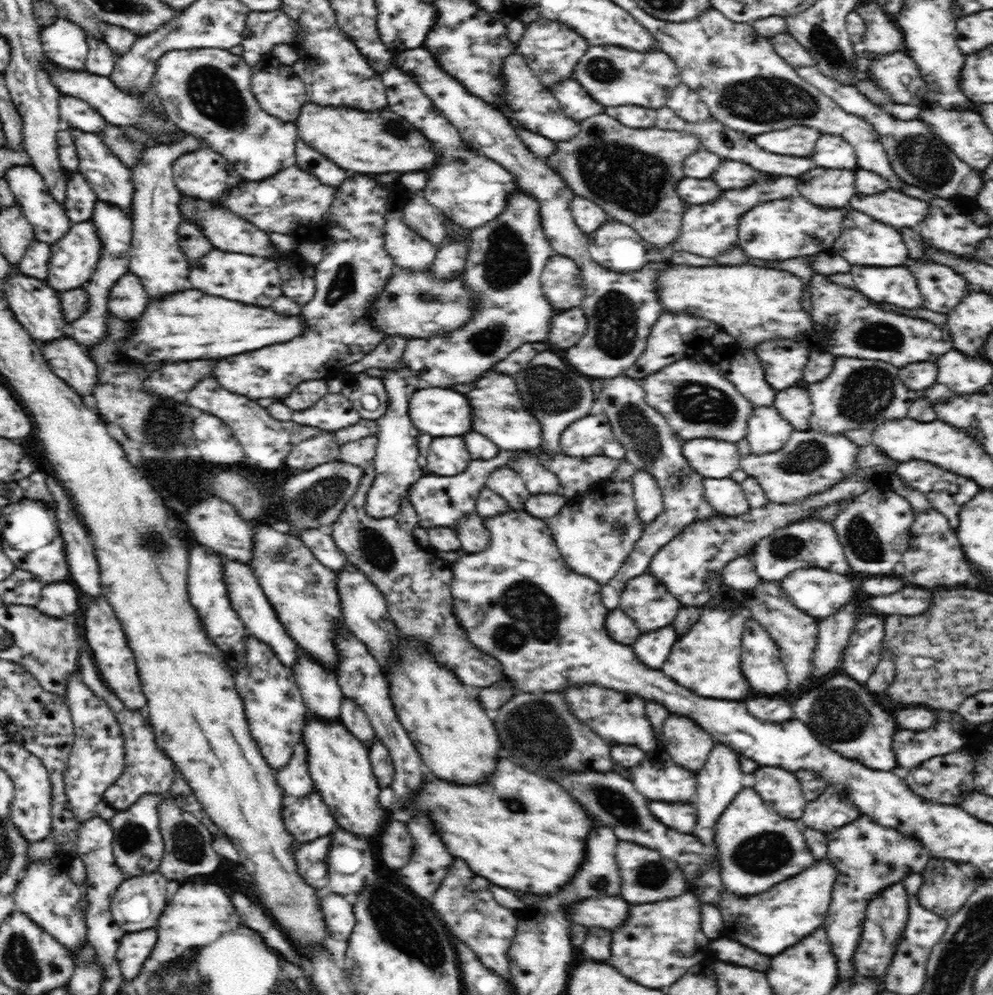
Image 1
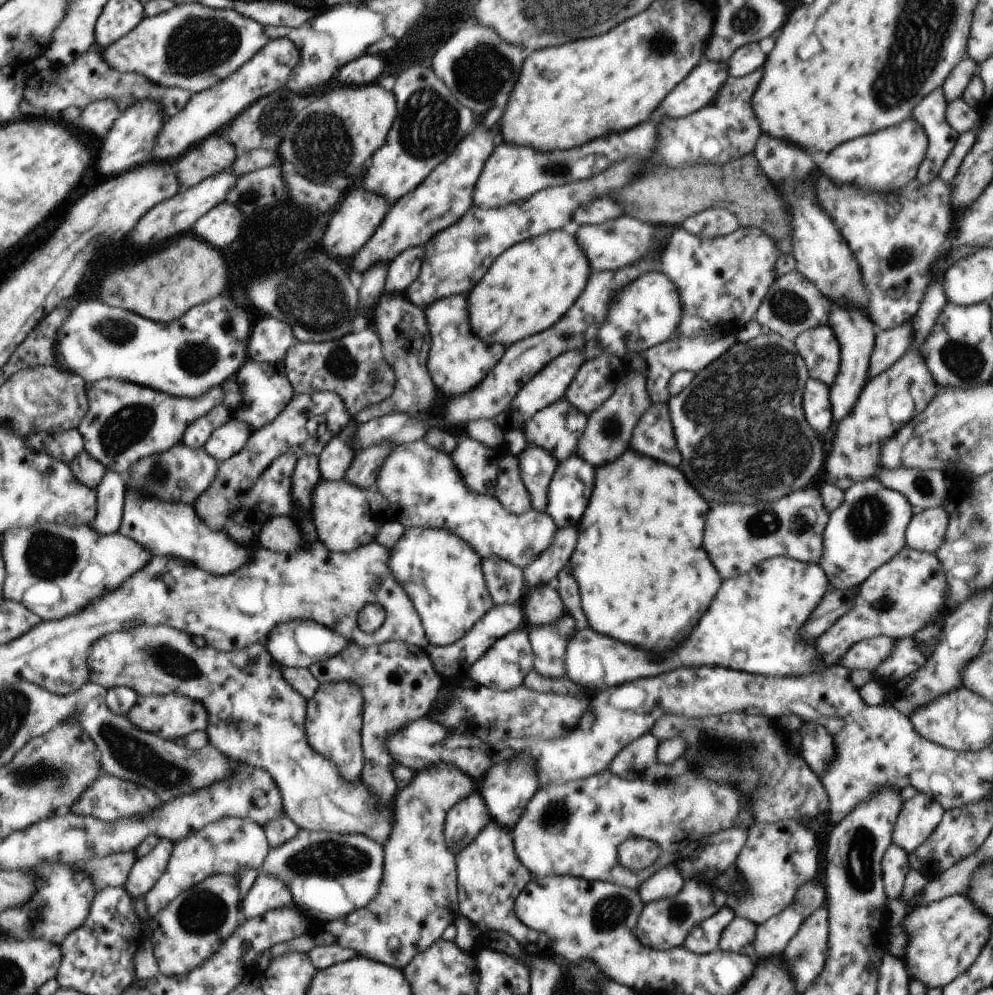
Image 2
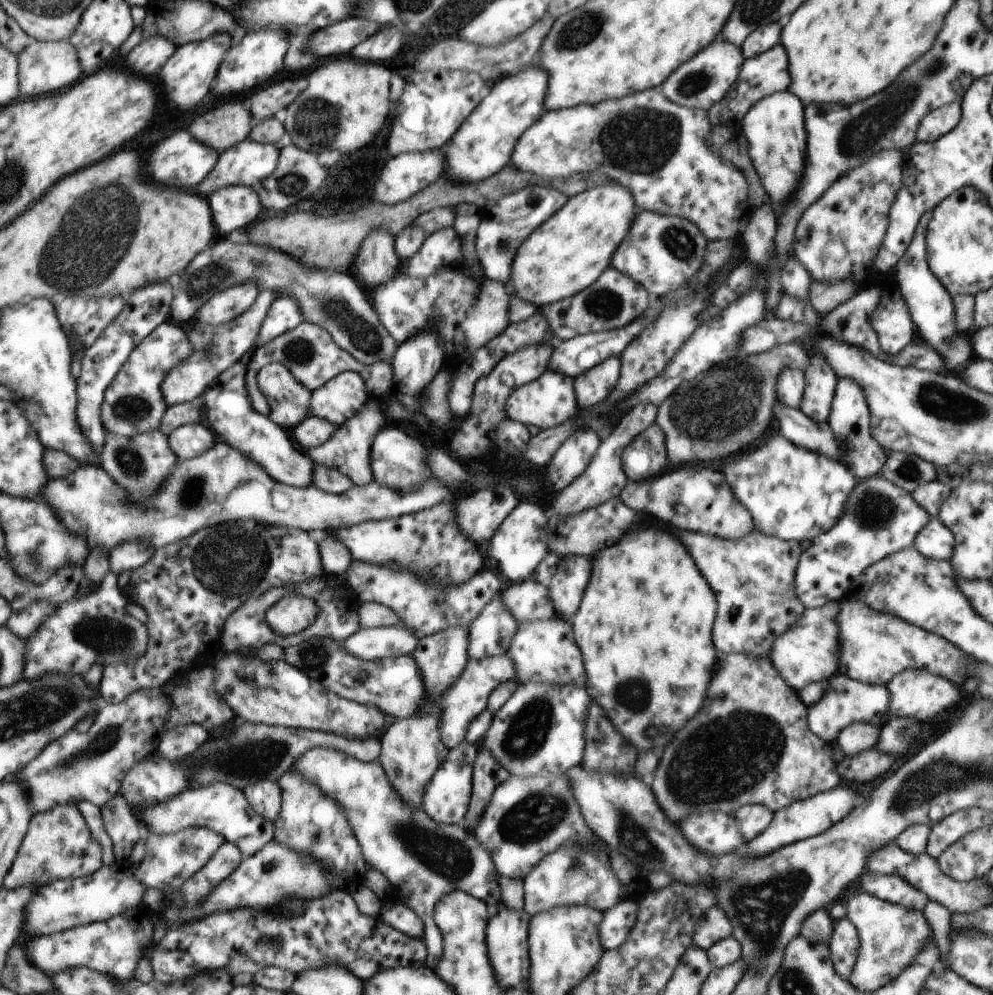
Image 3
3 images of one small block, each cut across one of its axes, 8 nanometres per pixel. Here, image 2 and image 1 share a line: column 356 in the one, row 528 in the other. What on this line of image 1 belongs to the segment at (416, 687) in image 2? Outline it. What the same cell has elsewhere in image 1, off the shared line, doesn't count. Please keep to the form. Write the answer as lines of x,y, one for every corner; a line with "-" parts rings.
616,376
608,380
601,380
602,392
596,398
602,410
608,417
616,440
626,449
624,460
636,467
636,470
648,471
656,479
663,494
663,511
649,522
642,532
634,550
628,555
616,577
609,580
601,588
603,605
609,610
619,608
620,594
628,580
647,573
651,558
668,542
680,534
686,526
704,518
712,518
717,512
704,498
704,477
698,474
684,458
683,444
668,421
655,408
649,407
645,401
645,390
639,380
632,380
628,376

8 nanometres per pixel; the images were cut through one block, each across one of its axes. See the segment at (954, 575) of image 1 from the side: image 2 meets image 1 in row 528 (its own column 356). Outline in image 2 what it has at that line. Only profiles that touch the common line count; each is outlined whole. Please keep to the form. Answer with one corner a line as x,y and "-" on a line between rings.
435,765
432,770
416,771
414,782
396,796
394,828
388,844
384,846
384,880
381,880
378,894
365,906
351,912
346,918
330,921
324,931
336,937
336,945
352,949
360,957
394,966
404,970
419,953
424,952
441,938
442,932
455,924
459,912
458,884
456,884
456,860
444,844
444,820
450,806
464,800
474,792
472,780
456,768

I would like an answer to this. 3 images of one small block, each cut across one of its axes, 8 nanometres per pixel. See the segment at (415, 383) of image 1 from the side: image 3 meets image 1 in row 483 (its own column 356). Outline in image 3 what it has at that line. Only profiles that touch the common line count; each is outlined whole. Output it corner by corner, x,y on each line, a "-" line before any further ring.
344,371
312,391
306,418
322,418
334,426
344,424
366,406
370,396
358,372

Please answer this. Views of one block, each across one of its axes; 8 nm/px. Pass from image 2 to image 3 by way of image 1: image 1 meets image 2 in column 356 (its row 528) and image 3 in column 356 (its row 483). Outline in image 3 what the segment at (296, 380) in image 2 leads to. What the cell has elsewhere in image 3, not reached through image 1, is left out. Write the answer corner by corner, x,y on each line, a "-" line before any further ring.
302,321
294,330
285,332
282,336
278,336
274,340
270,340
268,344
254,348
252,353
246,358
248,365
248,374
245,381
248,385
249,397
253,403
253,407
264,416
270,414
270,404
263,392
258,388
257,375
268,363
282,363
290,372
292,376
304,384
310,392
320,388
326,384
330,379
342,374
344,371
358,372
363,377
364,382
368,384
368,394
370,397
384,396
390,386
393,386
393,370
391,363
384,361
379,365
364,364
356,360
347,350
342,350
334,342
331,333
326,332
324,328
320,328
317,324
310,324
310,322

